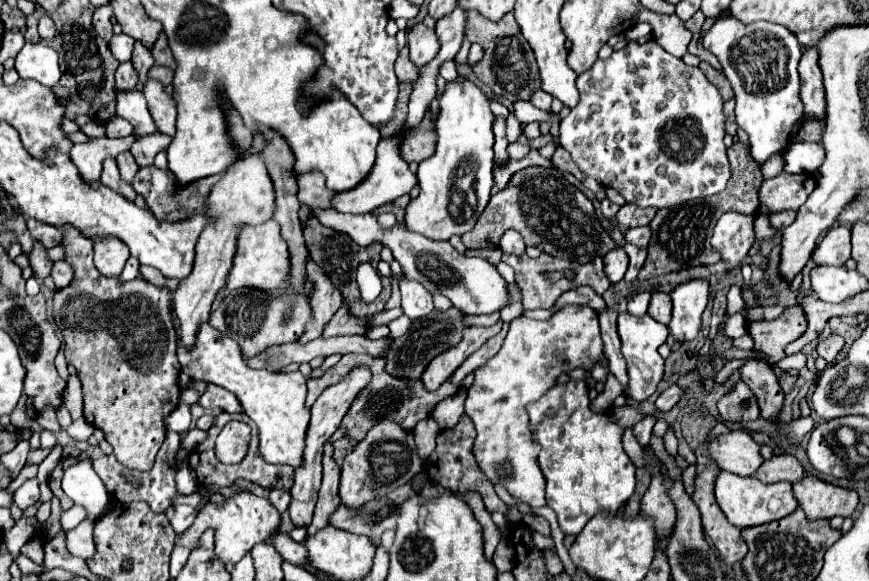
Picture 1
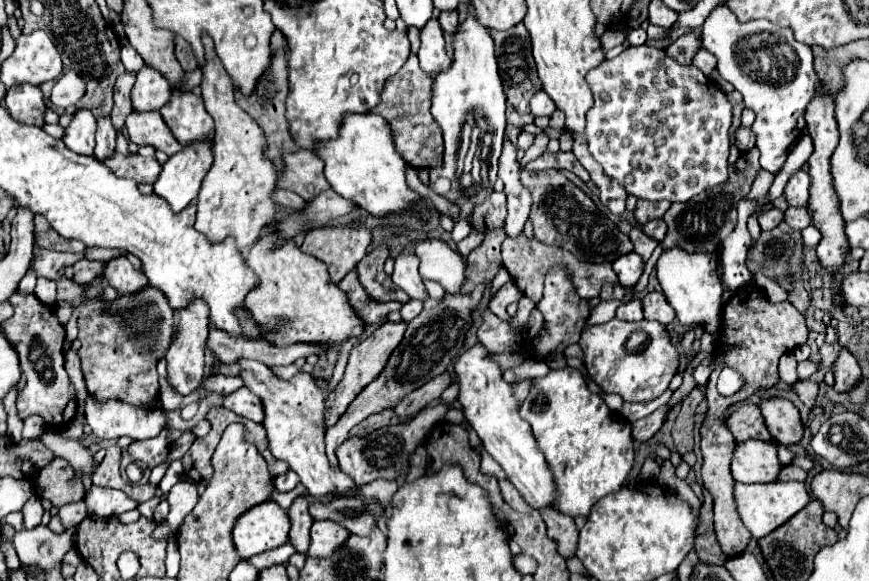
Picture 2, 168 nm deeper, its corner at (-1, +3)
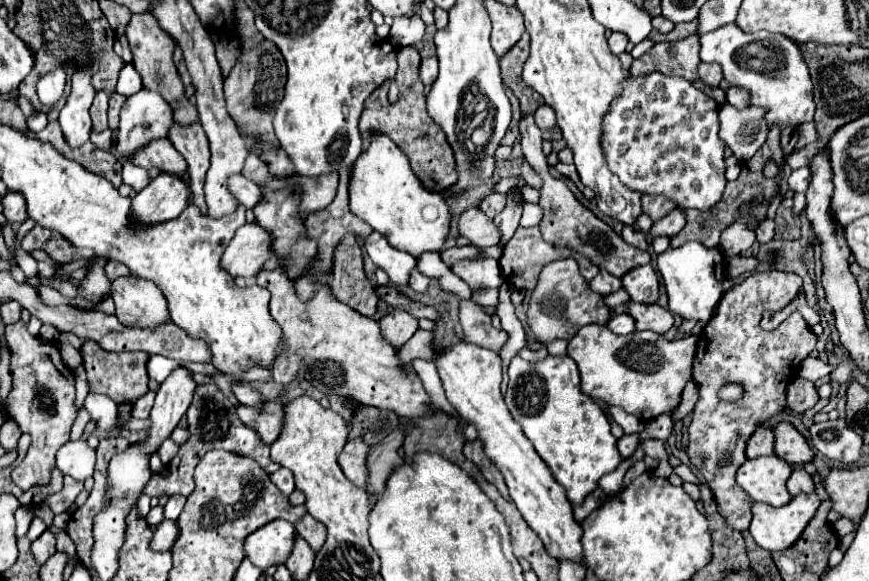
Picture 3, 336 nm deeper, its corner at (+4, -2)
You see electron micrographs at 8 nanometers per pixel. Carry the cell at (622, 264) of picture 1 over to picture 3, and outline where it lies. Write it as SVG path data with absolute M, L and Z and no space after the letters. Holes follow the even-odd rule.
M650 264L628 270L622 278L622 288L630 294L632 302L654 304L658 298L658 278Z

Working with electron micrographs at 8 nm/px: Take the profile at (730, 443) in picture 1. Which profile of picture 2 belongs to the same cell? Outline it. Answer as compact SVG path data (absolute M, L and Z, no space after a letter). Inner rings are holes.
M765 441L739 443L731 463L735 481L741 483L775 483L781 463L777 457L777 445Z

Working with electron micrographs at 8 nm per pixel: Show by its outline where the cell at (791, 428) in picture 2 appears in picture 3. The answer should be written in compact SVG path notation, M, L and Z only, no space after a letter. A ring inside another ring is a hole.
M788 422L774 426L774 454L788 464L792 462L810 462L814 452L810 450L806 438Z

